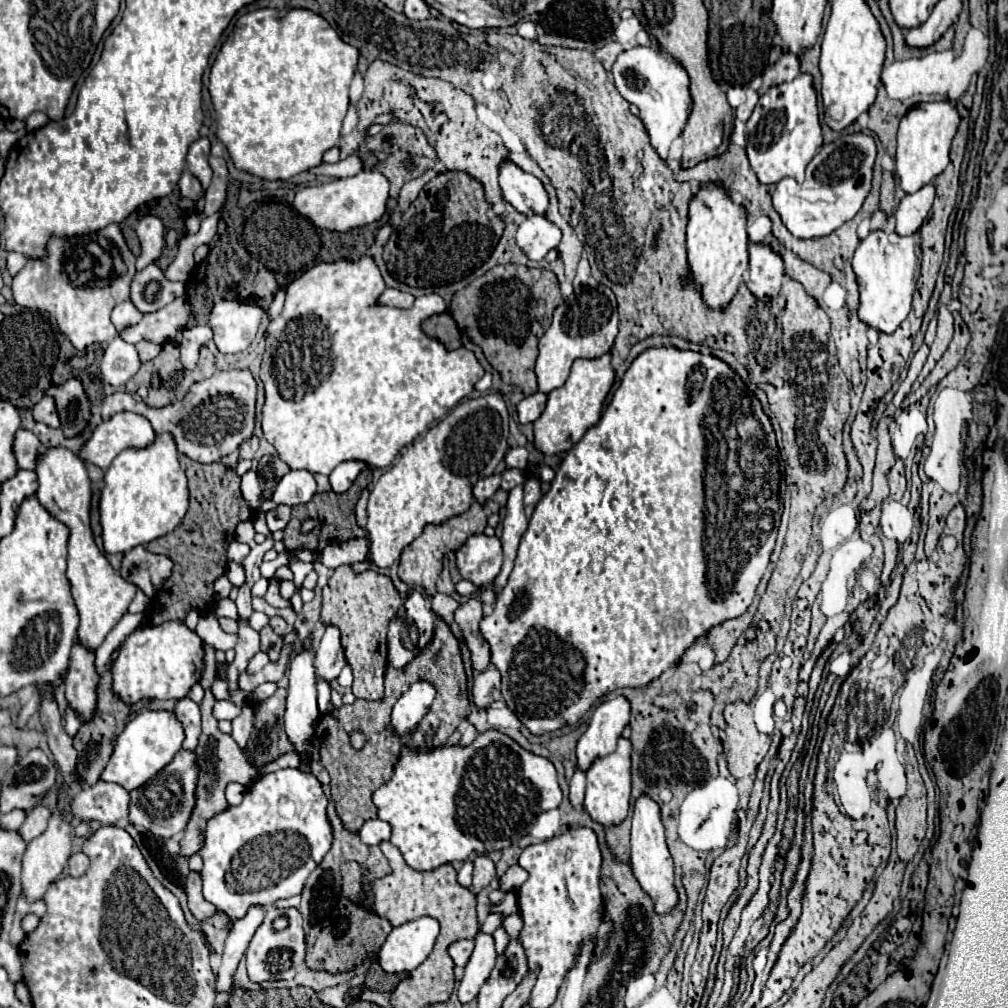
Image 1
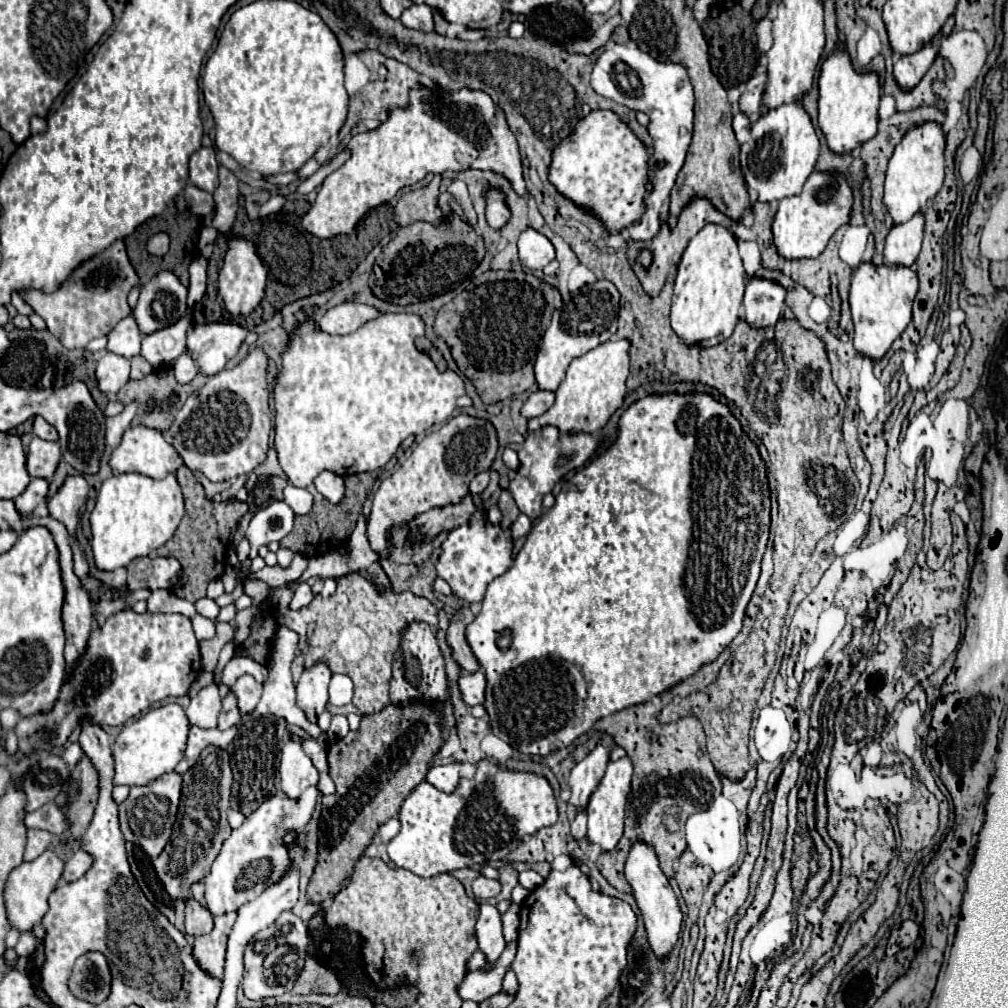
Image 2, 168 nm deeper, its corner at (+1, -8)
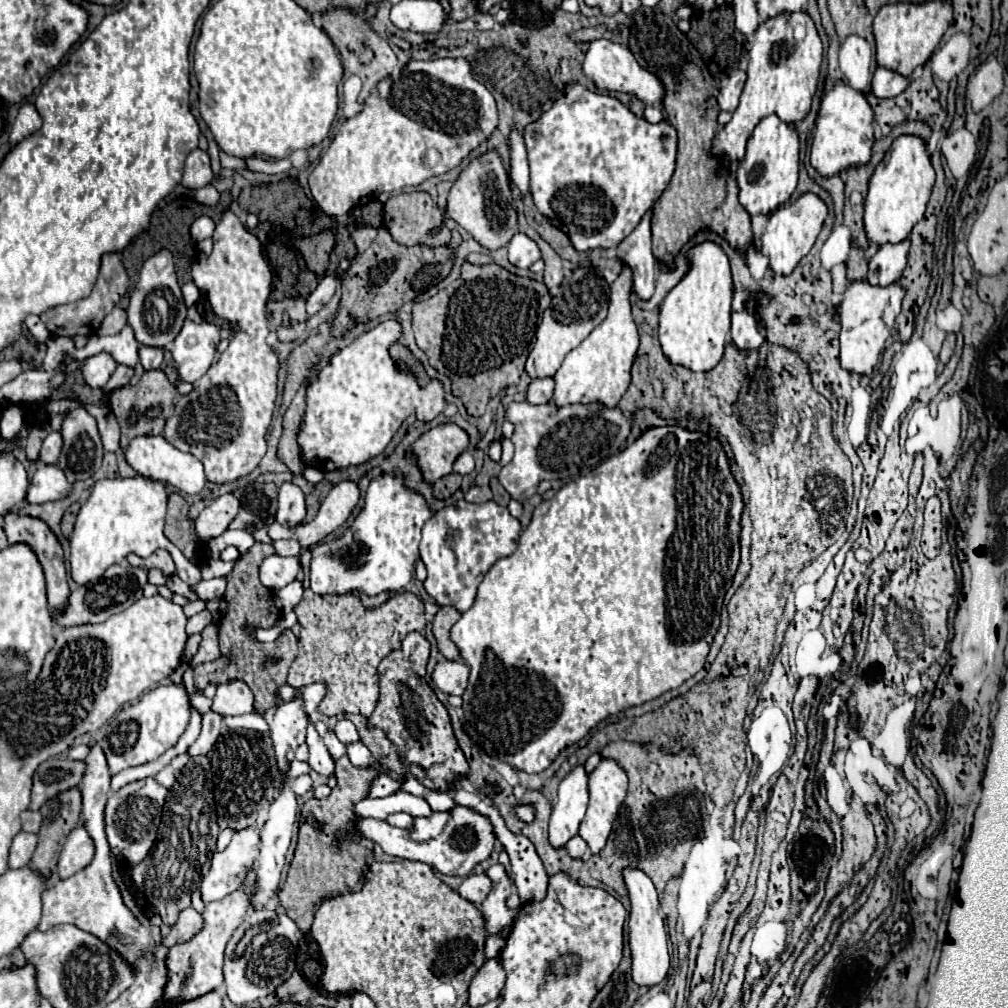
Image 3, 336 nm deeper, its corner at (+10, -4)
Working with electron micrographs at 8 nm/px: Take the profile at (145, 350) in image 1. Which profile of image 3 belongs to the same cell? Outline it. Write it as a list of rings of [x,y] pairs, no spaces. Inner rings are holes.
[[[117,365],[115,373],[111,375],[111,379],[109,379],[109,381],[107,381],[107,385],[103,387],[103,391],[113,391],[113,389],[119,389],[119,387],[127,385],[131,377],[133,377],[133,369],[131,369],[131,367]]]

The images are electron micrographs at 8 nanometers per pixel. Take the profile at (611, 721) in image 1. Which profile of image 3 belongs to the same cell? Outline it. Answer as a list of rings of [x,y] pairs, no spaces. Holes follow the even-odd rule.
[[[577,765],[561,783],[557,803],[553,805],[549,821],[549,843],[557,849],[565,847],[579,831],[579,825],[587,811],[587,775],[583,765]]]

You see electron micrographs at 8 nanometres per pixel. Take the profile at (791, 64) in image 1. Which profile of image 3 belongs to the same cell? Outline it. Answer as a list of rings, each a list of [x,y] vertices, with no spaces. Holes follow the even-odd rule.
[[[735,71],[729,77],[729,83],[725,87],[721,87],[717,101],[721,101],[723,111],[735,111],[741,91],[743,91],[743,85],[745,85],[745,71]]]

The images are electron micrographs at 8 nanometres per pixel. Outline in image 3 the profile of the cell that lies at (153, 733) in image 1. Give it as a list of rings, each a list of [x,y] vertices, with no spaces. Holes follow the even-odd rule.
[[[171,683],[171,685],[159,685],[147,693],[137,703],[131,703],[129,707],[125,705],[107,725],[105,739],[101,741],[101,749],[107,757],[111,775],[149,763],[163,755],[169,747],[173,747],[181,733],[185,733],[185,727],[191,717],[191,703],[189,695],[183,683]]]

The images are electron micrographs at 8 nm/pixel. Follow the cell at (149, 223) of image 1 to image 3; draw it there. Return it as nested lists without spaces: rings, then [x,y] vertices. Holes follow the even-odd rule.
[[[115,307],[115,311],[111,311],[103,319],[103,323],[101,323],[101,327],[99,327],[97,333],[99,335],[115,335],[115,333],[119,333],[125,327],[125,323],[127,323],[127,313],[121,311],[119,307]]]

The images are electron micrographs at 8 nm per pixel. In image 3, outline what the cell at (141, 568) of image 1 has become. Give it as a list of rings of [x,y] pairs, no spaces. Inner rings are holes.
[[[159,549],[159,551],[155,551],[153,555],[149,555],[147,559],[137,557],[137,555],[129,555],[127,559],[129,559],[129,563],[131,563],[131,565],[135,565],[135,567],[161,569],[165,575],[175,573],[175,563],[173,563],[173,559],[171,559],[171,555],[169,555],[169,551],[167,551],[167,549]]]

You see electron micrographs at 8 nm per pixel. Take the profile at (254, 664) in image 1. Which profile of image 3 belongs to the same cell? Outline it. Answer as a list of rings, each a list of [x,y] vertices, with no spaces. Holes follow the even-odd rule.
[[[231,681],[231,683],[219,685],[217,693],[213,697],[211,711],[219,713],[221,717],[253,713],[251,689],[243,681]]]

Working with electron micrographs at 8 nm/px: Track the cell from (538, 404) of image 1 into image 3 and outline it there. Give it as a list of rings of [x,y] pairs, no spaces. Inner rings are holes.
[[[539,377],[533,379],[529,389],[527,389],[527,401],[529,403],[549,403],[553,399],[553,389],[555,389],[555,381],[553,377]]]

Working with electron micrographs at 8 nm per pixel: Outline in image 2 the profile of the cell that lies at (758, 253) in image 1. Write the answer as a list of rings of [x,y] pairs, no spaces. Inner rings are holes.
[[[750,277],[744,295],[744,319],[752,327],[772,327],[782,311],[786,289],[770,279]]]

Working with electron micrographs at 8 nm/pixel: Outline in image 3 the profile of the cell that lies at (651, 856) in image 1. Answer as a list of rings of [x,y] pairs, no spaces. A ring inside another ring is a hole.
[[[627,869],[623,873],[625,885],[629,889],[631,909],[629,909],[629,949],[631,949],[631,977],[639,987],[653,987],[667,977],[669,971],[669,937],[665,929],[665,921],[659,915],[659,899],[653,887],[653,881],[639,869]]]

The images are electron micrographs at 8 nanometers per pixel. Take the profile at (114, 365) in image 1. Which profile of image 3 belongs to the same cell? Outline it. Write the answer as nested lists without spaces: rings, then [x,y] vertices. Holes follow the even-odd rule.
[[[95,355],[85,361],[83,377],[89,387],[103,387],[111,377],[111,373],[115,371],[115,367],[117,363],[115,359],[111,359],[111,355]]]

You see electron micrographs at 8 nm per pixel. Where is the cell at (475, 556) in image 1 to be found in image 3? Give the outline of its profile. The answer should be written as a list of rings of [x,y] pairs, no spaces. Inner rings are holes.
[[[459,499],[457,503],[443,507],[423,525],[421,539],[421,559],[427,565],[427,579],[423,581],[425,591],[435,599],[437,605],[451,605],[459,613],[467,611],[475,601],[477,587],[483,575],[501,557],[511,555],[517,549],[521,535],[521,523],[515,519],[507,507],[495,501],[469,503]]]

